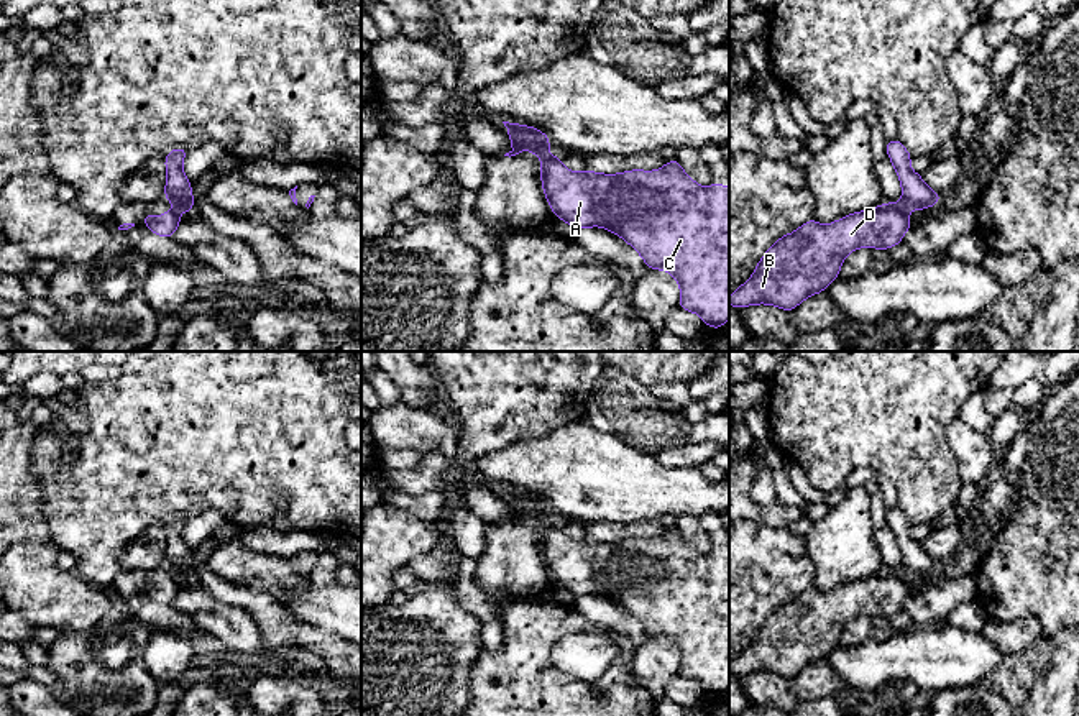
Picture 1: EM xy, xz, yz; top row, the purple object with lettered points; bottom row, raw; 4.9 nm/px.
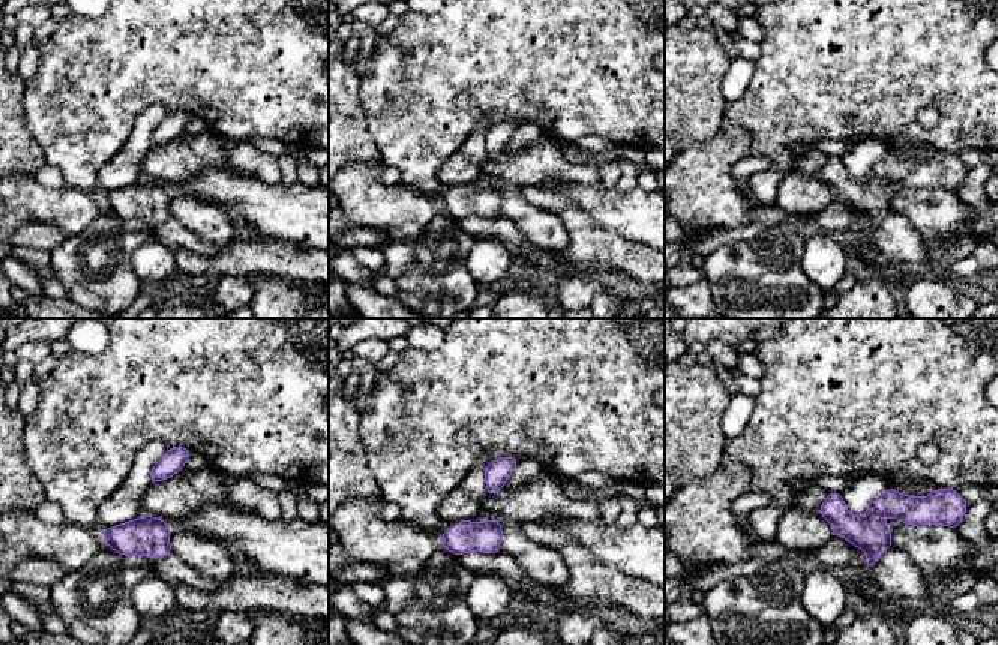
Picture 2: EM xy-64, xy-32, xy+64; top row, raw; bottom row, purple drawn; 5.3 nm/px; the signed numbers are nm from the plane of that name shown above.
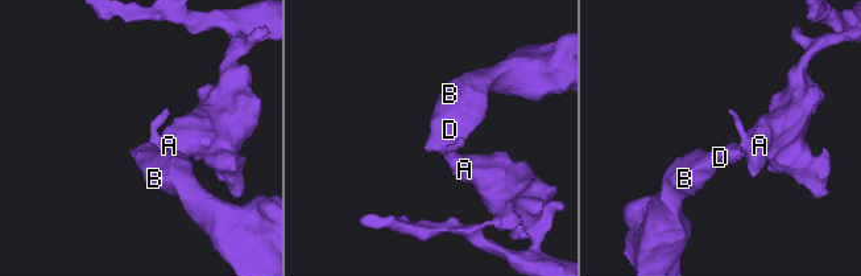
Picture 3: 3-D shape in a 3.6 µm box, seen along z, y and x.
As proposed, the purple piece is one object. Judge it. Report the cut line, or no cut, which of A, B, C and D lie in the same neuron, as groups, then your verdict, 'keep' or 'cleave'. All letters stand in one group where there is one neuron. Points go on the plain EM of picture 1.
cut xz (546, 523), (542, 526); groups A C / B D; cleave

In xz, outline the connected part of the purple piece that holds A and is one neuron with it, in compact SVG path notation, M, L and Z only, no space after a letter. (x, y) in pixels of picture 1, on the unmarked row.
M544 524L540 547L550 578L575 598L603 594L626 608L645 629L649 637L663 637L680 652L678 675L698 682L711 696L721 696L729 686L729 553L698 553L686 544L678 527L667 529L657 539L626 539L599 542L573 540L560 526Z

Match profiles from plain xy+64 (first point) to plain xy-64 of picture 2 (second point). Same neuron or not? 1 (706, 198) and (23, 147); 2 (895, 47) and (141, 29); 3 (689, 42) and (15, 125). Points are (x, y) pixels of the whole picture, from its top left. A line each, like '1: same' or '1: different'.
1: different
2: same
3: same

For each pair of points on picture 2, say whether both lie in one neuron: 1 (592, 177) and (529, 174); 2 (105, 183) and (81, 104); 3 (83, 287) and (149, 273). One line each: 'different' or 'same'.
1: same
2: different
3: different

